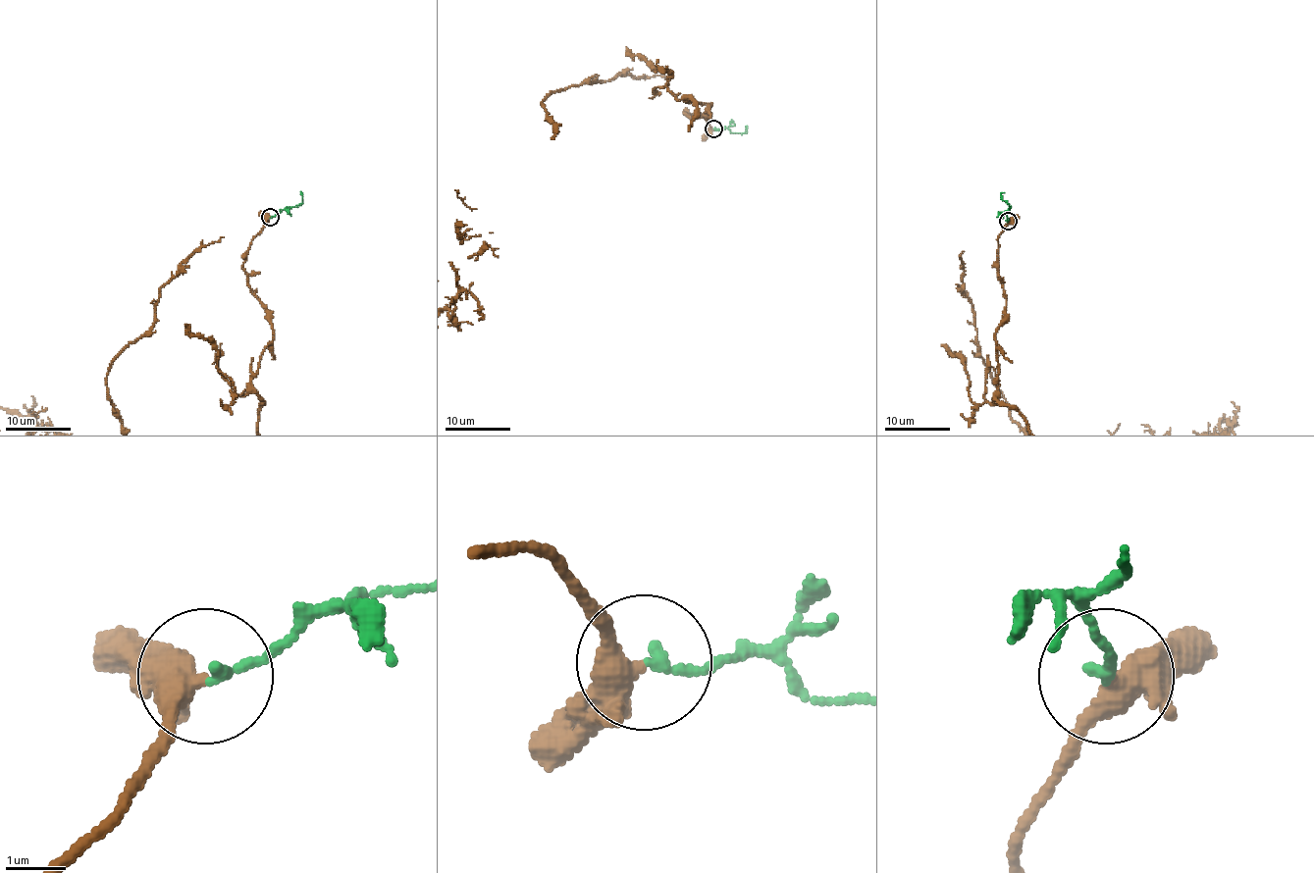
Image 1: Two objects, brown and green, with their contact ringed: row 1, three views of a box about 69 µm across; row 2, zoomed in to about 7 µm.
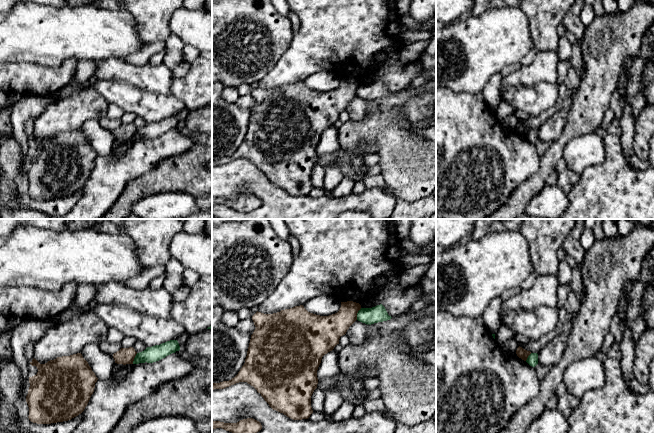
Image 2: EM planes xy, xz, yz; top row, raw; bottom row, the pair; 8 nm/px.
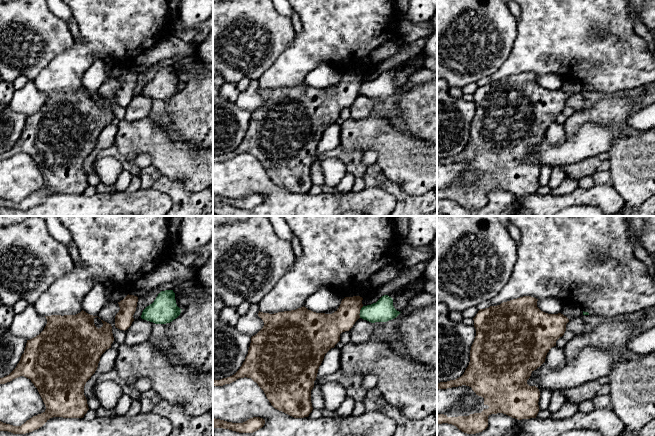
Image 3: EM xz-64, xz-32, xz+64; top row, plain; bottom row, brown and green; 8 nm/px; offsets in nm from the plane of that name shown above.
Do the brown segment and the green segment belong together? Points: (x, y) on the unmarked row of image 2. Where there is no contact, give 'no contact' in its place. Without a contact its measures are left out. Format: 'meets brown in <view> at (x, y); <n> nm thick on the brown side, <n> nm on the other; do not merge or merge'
meets brown in xz at (356, 90); 220 nm thick on the brown side, 130 nm on the other; do not merge

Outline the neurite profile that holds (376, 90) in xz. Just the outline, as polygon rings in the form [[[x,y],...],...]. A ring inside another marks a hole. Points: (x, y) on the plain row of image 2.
[[[382,80],[372,84],[361,84],[357,89],[357,96],[367,101],[387,97],[391,94]]]

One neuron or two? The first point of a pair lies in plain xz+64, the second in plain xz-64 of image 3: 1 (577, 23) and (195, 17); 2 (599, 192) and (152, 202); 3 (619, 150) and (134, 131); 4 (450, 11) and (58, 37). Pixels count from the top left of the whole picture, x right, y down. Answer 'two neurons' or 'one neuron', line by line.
1: two neurons
2: one neuron
3: one neuron
4: one neuron

